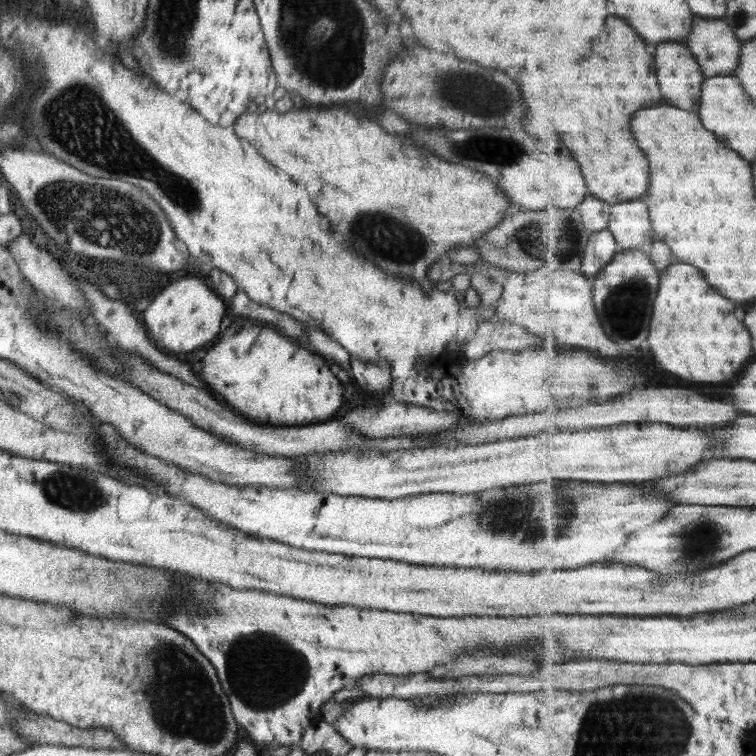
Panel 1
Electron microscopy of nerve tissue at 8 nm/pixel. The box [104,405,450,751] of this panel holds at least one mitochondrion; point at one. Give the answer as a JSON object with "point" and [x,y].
{"point":[165,654]}

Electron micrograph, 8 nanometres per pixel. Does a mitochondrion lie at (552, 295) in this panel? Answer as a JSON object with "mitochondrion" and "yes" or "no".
{"mitochondrion":"no"}

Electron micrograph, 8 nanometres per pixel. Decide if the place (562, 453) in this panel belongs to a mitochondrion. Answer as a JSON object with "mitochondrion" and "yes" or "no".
{"mitochondrion":"no"}

